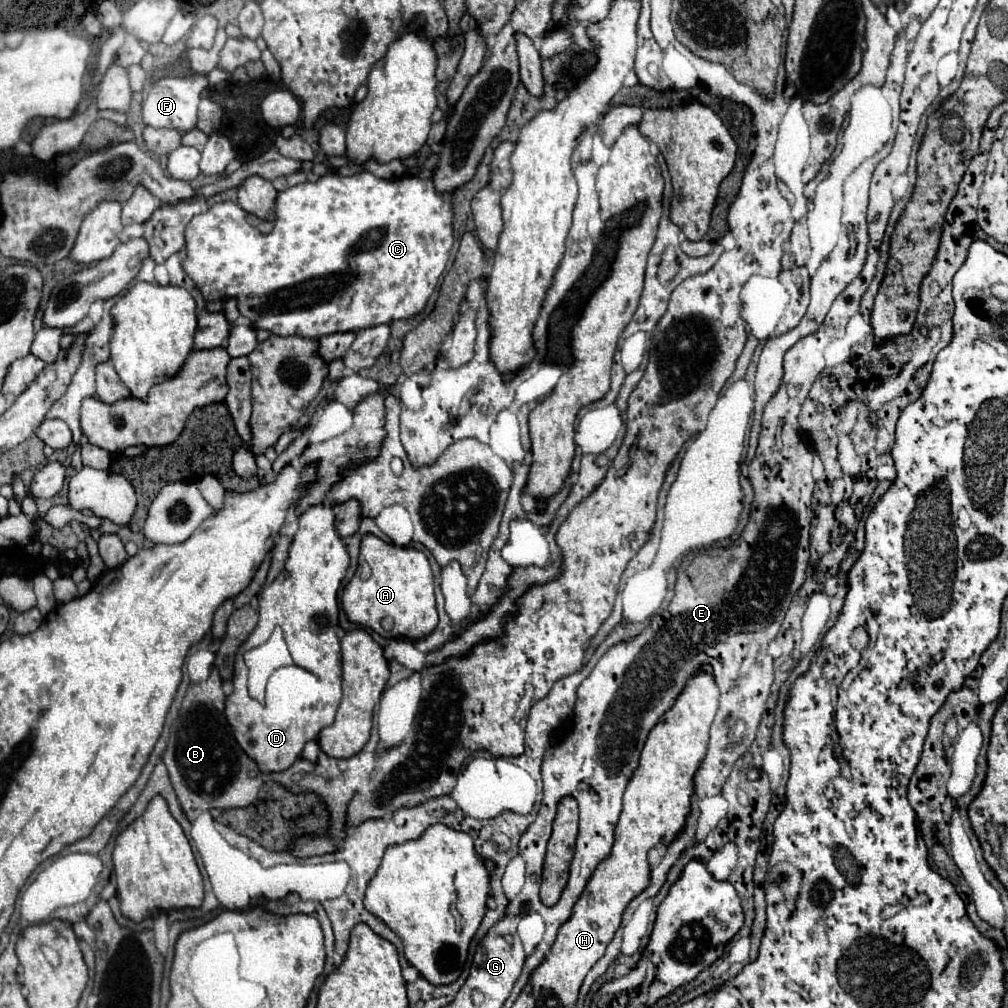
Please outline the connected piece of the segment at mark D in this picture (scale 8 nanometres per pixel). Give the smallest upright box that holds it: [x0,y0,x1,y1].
[226,506,350,772]

